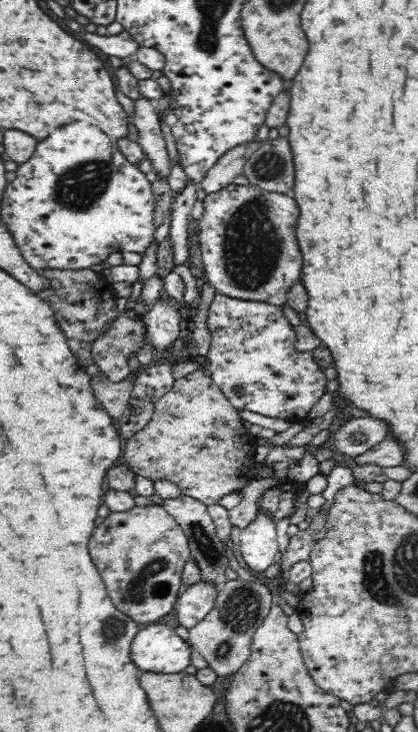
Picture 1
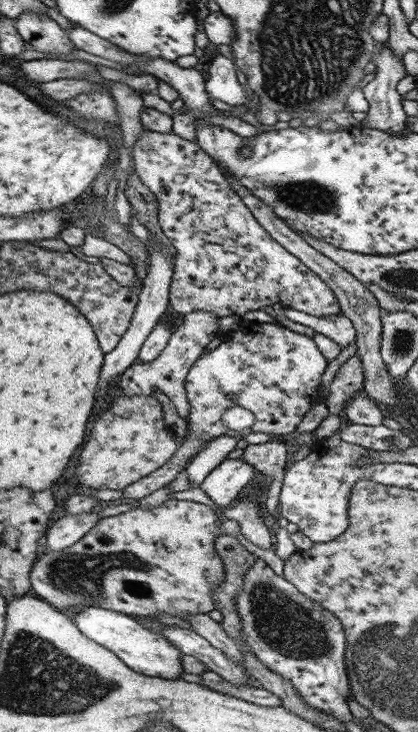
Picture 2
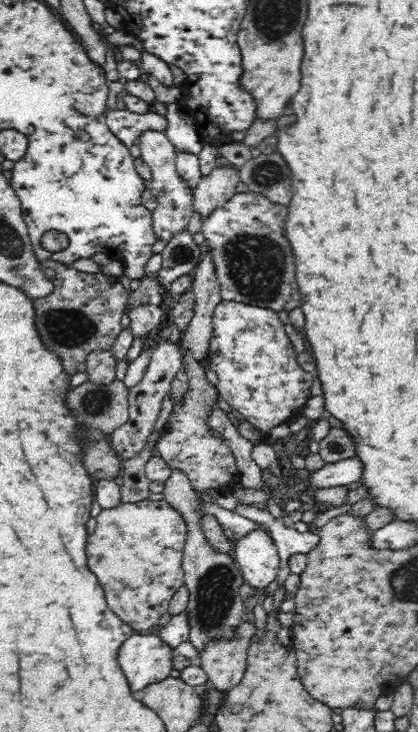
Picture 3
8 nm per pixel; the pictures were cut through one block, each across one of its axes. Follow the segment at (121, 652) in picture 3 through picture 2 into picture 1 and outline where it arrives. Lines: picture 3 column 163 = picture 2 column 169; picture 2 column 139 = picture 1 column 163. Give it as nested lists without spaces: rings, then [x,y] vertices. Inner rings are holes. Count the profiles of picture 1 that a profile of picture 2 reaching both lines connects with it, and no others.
[[[150,623],[140,627],[130,647],[130,660],[144,672],[182,673],[189,665],[192,647],[166,625]]]

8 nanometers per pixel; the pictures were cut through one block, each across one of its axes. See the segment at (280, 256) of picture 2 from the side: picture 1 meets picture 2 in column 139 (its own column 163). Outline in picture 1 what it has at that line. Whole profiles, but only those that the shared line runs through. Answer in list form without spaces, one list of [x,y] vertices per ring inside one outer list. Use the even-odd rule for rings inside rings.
[[[140,98],[135,101],[136,112],[134,126],[136,126],[136,142],[141,146],[142,153],[150,162],[153,171],[158,178],[169,180],[172,172],[172,159],[168,152],[168,144],[160,129],[160,120],[157,117],[154,101],[148,98]]]

